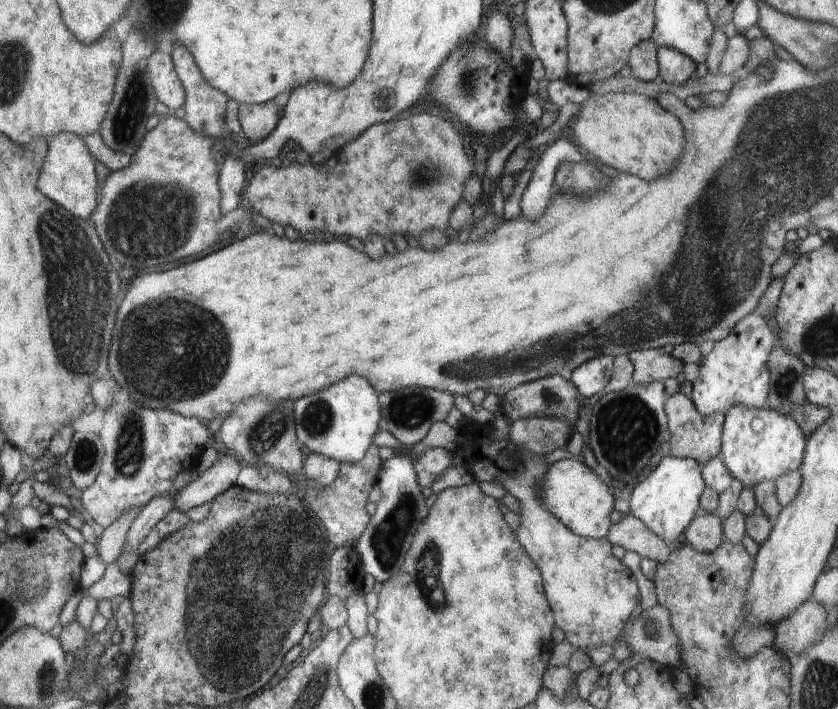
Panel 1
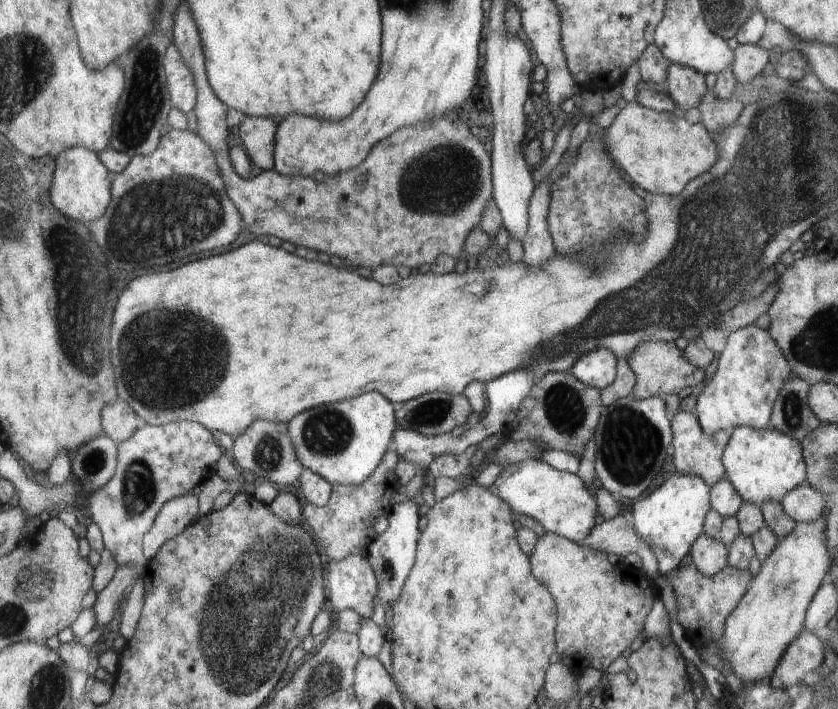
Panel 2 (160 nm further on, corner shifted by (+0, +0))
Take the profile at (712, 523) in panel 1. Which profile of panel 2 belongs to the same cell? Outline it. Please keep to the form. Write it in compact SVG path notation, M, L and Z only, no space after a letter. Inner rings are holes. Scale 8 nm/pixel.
M704 532L692 546L692 563L705 577L715 577L727 565L727 551L721 540Z

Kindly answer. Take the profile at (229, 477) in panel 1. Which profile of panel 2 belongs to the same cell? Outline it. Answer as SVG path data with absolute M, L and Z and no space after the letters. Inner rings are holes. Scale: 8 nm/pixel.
M179 496L170 499L161 508L153 528L144 538L145 557L152 560L167 541L189 530L199 512L199 499L195 496Z

